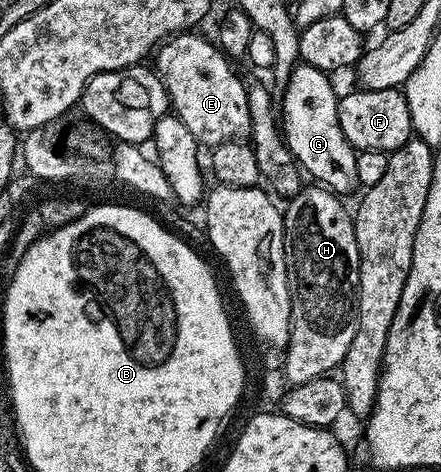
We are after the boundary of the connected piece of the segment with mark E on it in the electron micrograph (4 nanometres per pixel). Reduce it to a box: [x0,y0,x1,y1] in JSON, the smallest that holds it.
[155,32,251,148]

